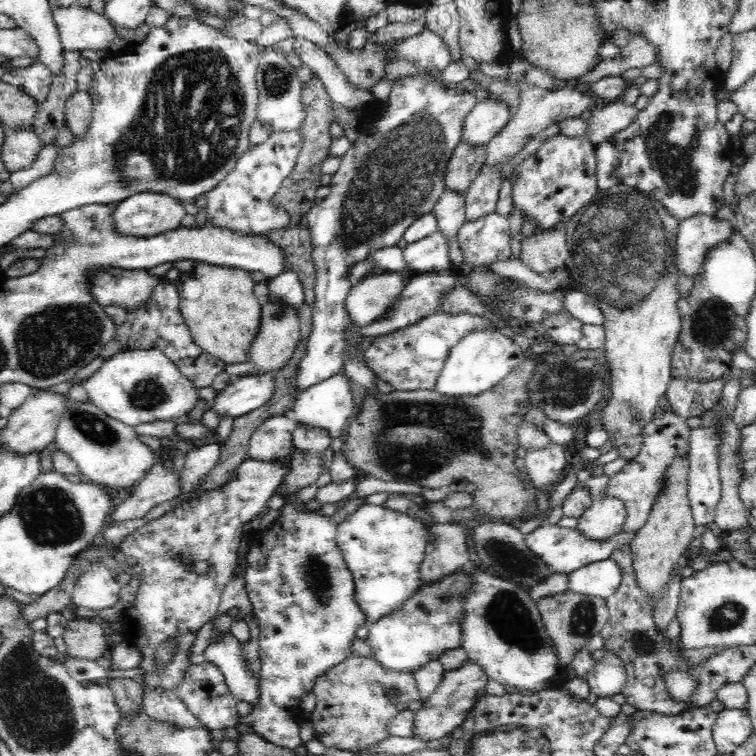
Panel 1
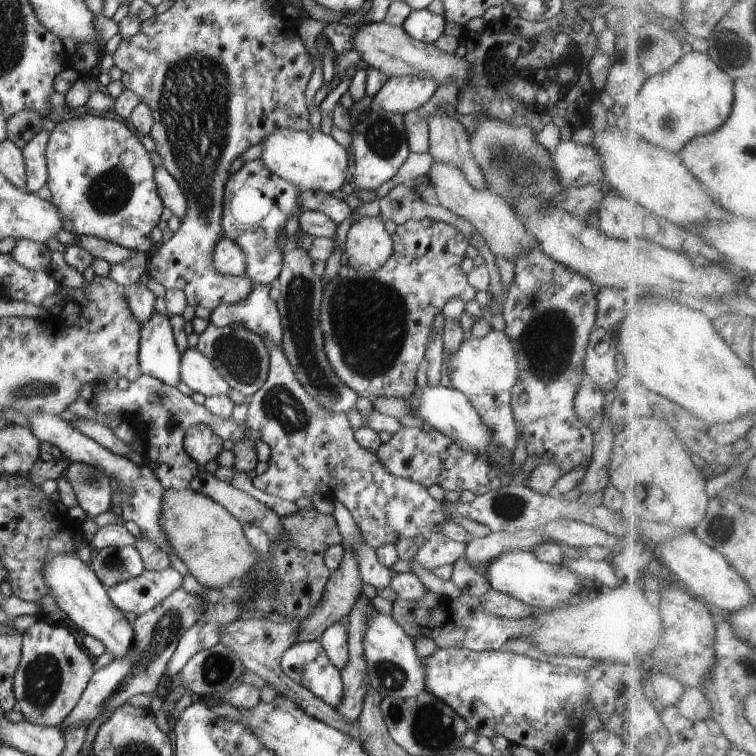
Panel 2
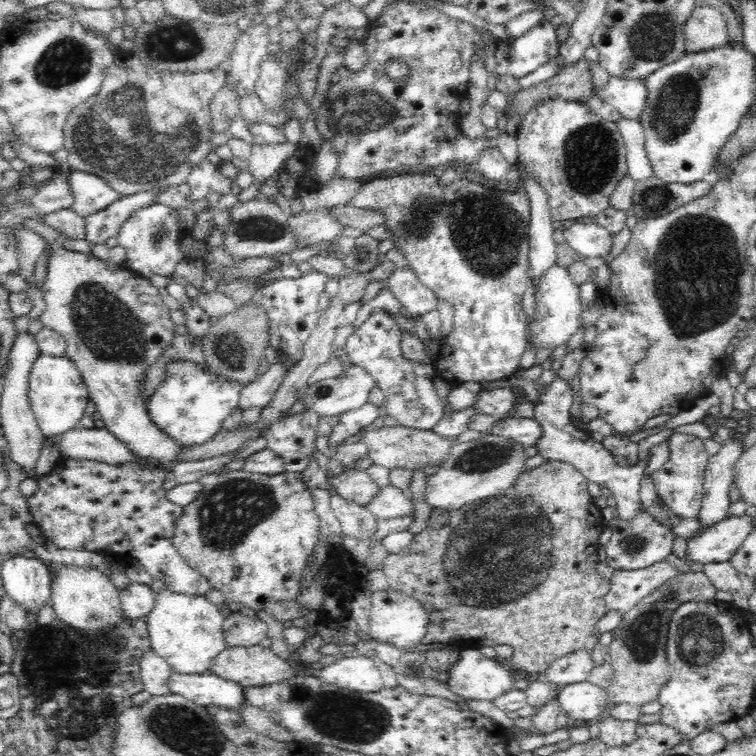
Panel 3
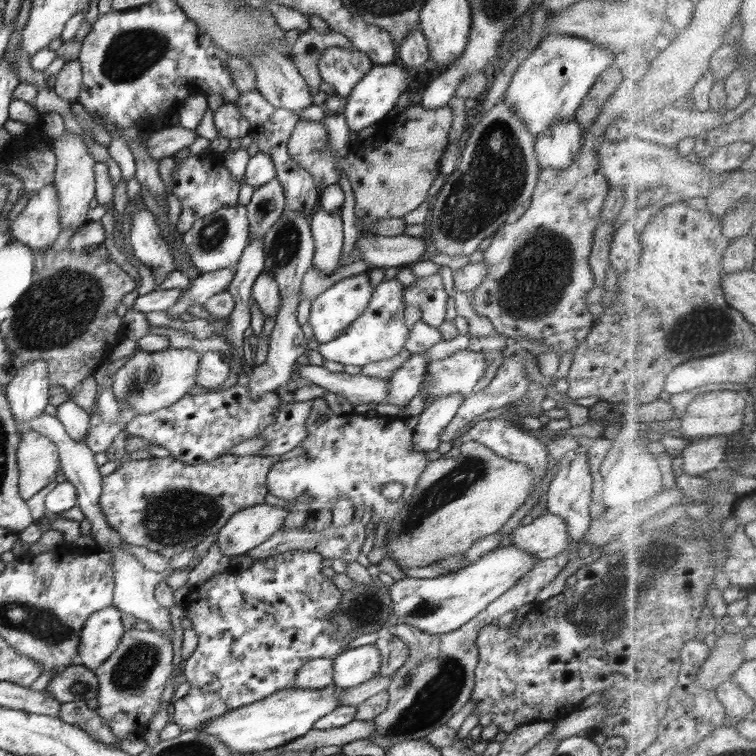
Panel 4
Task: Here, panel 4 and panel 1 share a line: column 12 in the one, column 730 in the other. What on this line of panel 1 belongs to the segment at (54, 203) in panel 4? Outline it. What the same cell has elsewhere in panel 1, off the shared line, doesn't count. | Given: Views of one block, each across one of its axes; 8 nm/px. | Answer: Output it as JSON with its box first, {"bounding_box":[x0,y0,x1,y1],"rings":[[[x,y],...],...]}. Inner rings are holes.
{"bounding_box":[676,214,734,276],"rings":[[[696,214],[688,220],[679,222],[676,238],[676,265],[680,276],[696,276],[704,264],[707,254],[724,240],[728,240],[734,234],[734,226],[728,220],[718,220],[715,216]]]}

